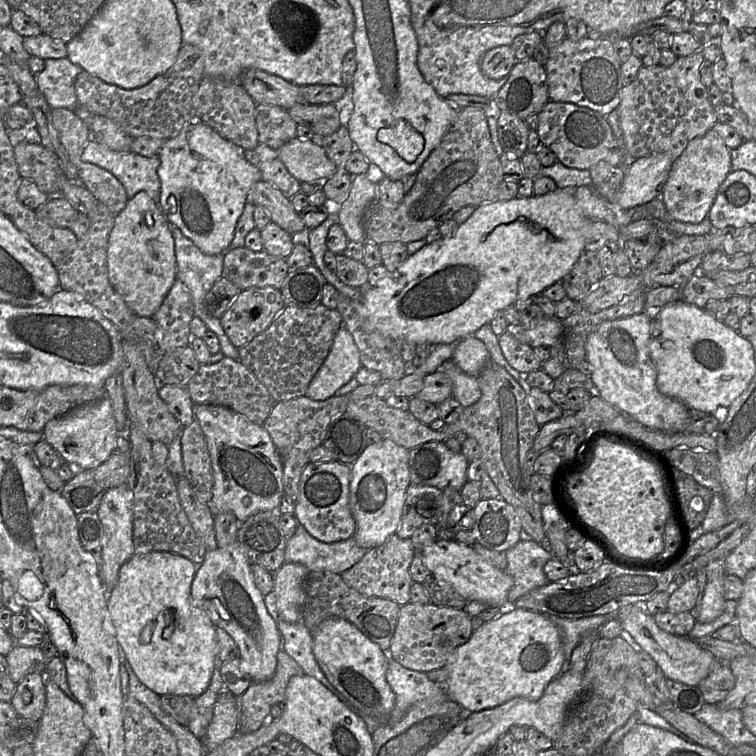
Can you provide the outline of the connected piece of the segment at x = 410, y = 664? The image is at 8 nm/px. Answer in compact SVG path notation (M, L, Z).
M407 603L400 606L399 616L389 652L407 669L429 672L444 667L458 646L467 642L473 633L471 617L464 609L437 606L433 603Z

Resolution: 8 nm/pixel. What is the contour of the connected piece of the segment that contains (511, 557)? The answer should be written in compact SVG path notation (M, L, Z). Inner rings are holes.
M522 536L520 541L505 553L507 560L505 572L514 582L508 594L510 603L514 603L531 590L549 583L543 568L553 555L542 545L528 536Z

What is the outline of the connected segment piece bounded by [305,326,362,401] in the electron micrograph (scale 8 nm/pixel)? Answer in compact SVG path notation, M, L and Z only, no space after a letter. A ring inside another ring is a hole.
M342 326L334 337L330 352L310 381L306 396L323 401L355 377L362 367L359 350L352 335Z

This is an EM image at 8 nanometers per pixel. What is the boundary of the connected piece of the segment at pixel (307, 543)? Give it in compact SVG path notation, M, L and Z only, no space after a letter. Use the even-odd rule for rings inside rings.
M299 524L295 534L287 539L284 560L285 563L302 564L310 571L341 574L358 563L366 551L357 545L353 537L334 543L321 542Z

